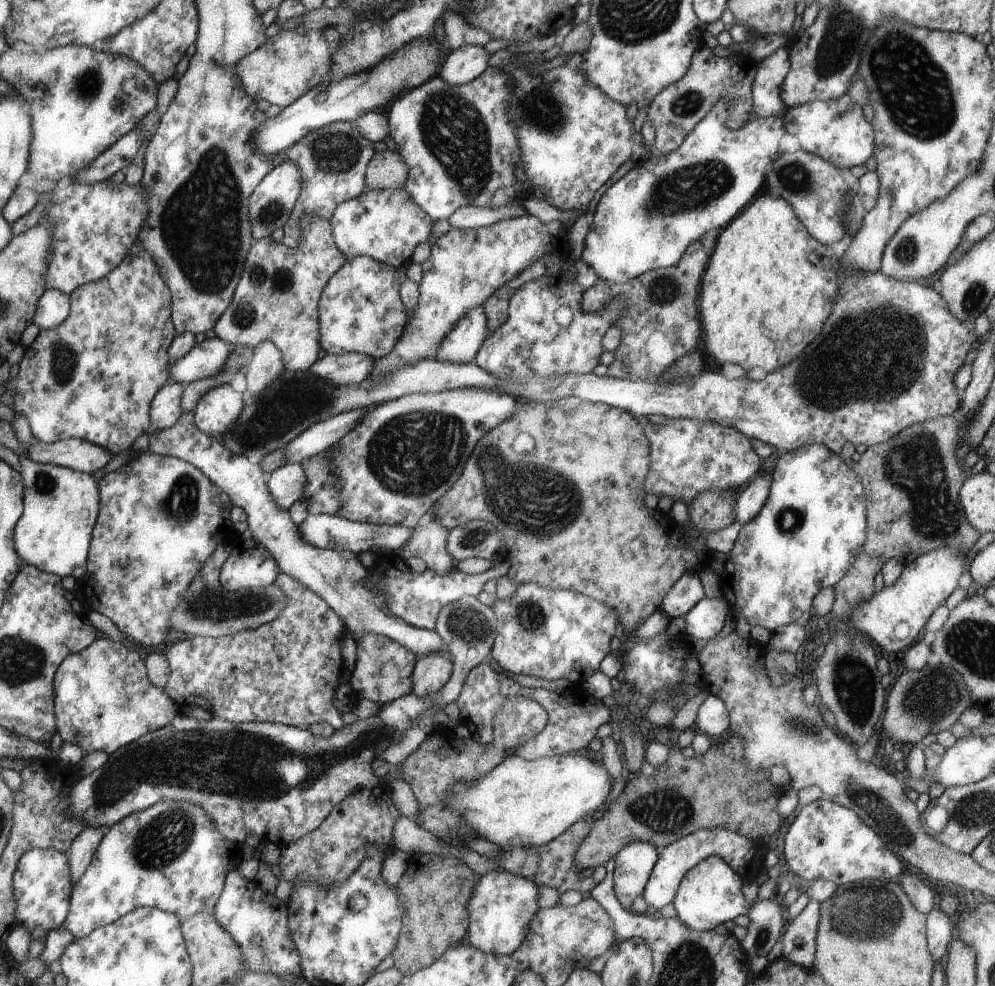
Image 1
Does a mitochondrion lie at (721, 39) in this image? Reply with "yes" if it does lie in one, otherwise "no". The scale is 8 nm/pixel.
no

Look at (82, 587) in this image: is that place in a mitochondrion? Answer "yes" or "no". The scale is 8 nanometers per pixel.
no

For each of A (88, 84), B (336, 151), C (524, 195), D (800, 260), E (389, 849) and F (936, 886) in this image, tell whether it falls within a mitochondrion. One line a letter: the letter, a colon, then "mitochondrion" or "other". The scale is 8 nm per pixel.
A: mitochondrion
B: mitochondrion
C: other
D: other
E: other
F: other

